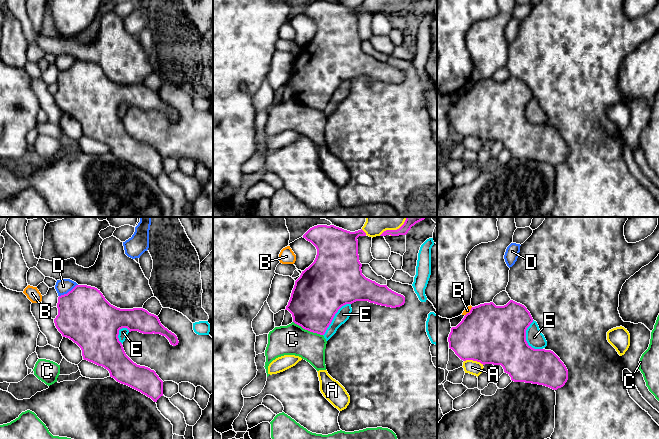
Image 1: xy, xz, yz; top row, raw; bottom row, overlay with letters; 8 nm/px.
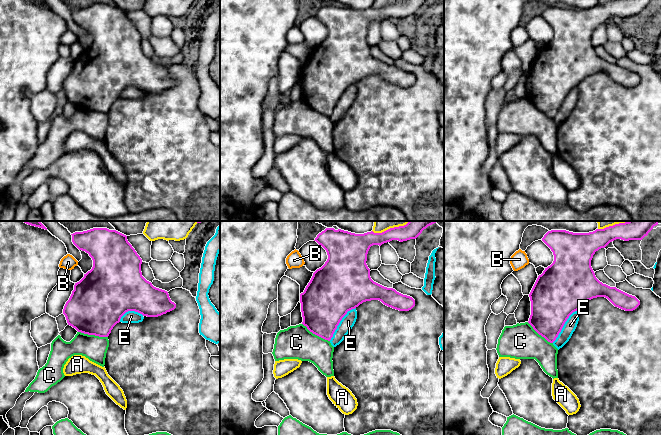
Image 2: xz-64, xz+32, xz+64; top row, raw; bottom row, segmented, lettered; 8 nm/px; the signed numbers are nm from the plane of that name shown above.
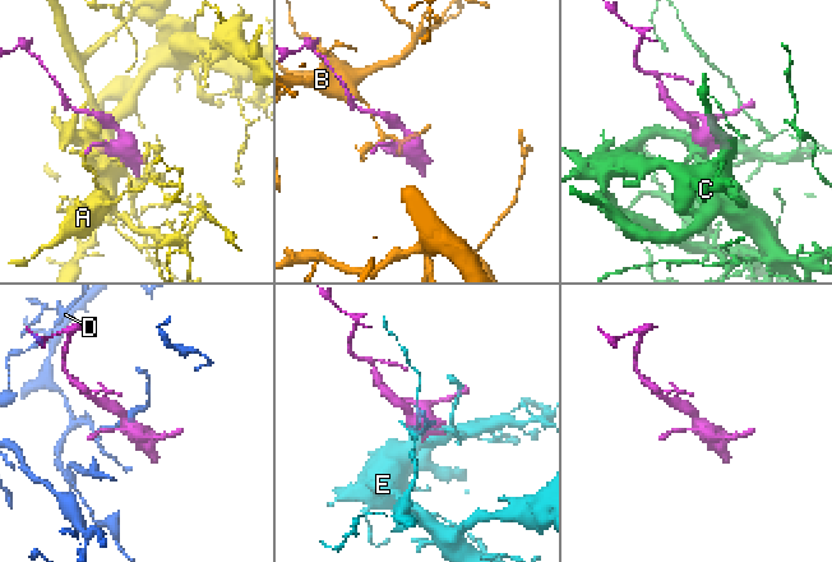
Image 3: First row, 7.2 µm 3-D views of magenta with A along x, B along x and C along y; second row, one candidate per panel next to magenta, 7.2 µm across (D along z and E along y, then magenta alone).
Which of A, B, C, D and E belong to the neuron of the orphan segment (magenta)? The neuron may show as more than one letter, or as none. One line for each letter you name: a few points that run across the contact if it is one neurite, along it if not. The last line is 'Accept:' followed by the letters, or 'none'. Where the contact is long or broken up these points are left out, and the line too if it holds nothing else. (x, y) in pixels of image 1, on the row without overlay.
Accept: C

